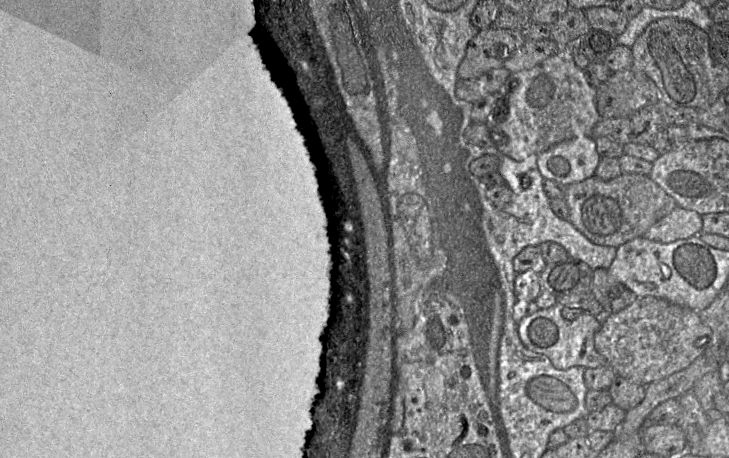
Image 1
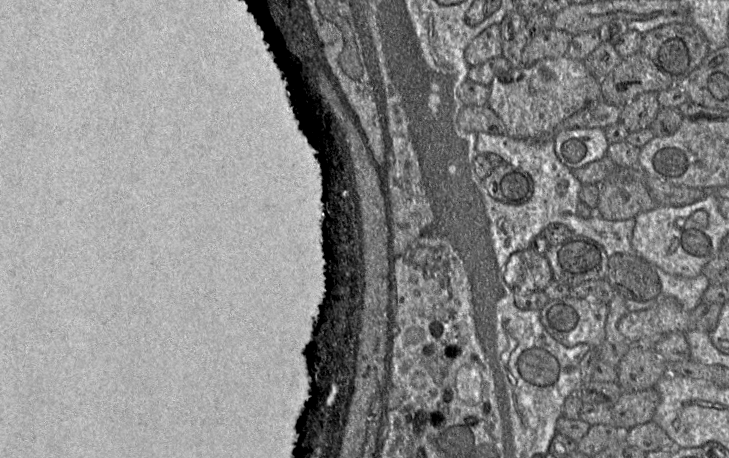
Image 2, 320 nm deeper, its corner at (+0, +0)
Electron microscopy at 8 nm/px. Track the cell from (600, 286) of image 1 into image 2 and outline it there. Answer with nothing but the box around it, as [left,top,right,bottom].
[606,254,662,302]

